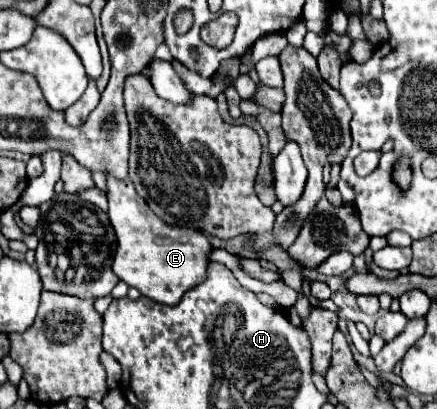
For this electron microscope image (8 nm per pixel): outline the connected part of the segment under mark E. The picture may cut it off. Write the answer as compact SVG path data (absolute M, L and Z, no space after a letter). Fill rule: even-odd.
M108 177L108 217L118 237L118 249L114 255L112 271L128 285L136 287L142 295L152 301L176 305L182 295L200 285L206 277L206 253L212 249L210 241L198 229L168 225L152 209L148 209L146 201L138 197L132 181L120 181Z

